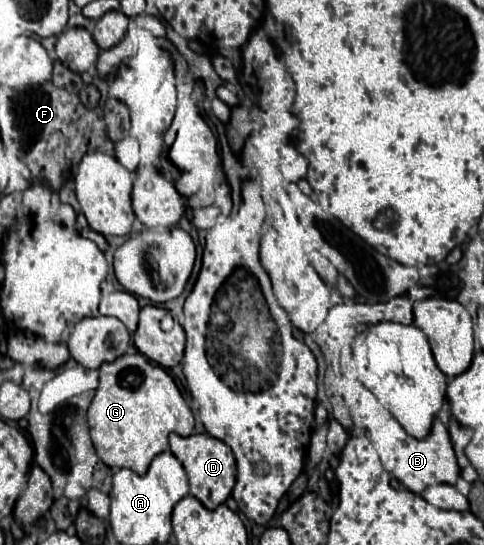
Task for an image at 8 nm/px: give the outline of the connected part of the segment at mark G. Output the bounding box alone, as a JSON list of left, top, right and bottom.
[87,353,195,475]

